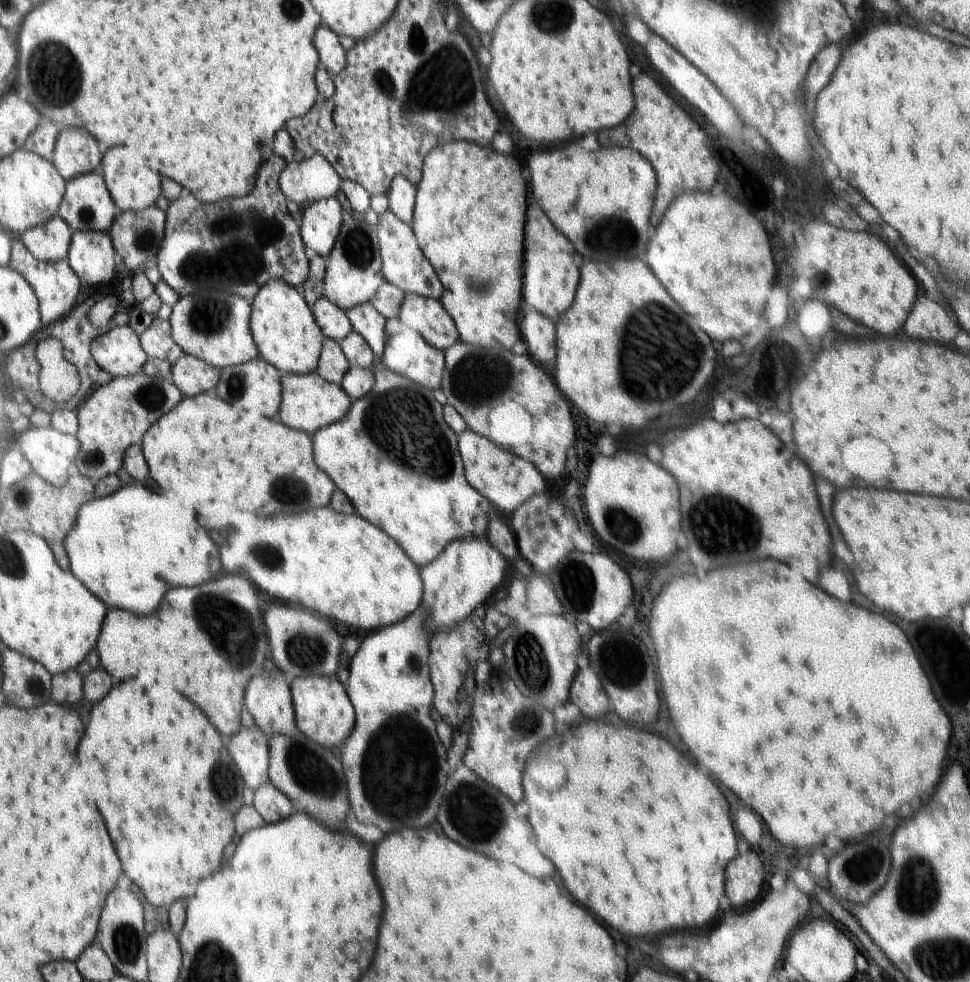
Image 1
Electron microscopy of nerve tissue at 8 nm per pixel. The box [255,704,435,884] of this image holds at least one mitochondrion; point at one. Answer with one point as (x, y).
(311, 772)

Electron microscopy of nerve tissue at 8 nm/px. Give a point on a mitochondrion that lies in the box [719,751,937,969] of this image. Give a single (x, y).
(864, 866)

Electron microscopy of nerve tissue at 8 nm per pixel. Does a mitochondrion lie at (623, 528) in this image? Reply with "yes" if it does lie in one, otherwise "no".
yes

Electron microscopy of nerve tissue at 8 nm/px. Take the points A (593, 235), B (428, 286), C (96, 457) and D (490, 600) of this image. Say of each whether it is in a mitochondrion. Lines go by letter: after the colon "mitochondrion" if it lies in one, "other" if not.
A: mitochondrion
B: other
C: mitochondrion
D: other

